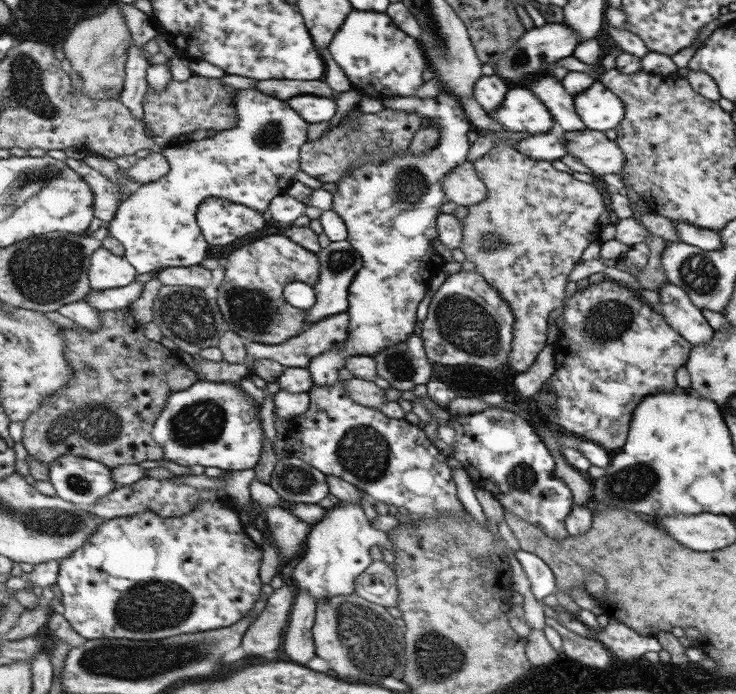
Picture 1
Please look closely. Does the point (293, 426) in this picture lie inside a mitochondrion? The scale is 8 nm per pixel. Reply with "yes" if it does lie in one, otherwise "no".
no

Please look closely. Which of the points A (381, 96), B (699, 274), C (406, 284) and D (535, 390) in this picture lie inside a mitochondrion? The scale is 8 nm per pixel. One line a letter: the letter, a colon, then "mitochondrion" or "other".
A: other
B: mitochondrion
C: other
D: other

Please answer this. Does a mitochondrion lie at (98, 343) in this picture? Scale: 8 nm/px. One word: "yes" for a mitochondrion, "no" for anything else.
no

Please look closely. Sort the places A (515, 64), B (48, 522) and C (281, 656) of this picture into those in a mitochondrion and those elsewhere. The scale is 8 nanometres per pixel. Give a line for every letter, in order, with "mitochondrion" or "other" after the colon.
A: mitochondrion
B: mitochondrion
C: other

